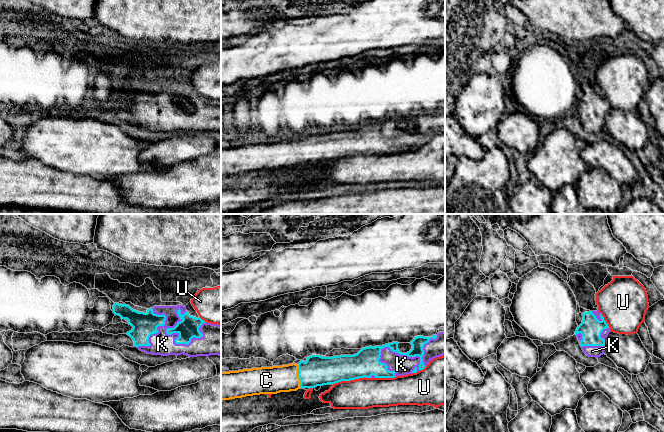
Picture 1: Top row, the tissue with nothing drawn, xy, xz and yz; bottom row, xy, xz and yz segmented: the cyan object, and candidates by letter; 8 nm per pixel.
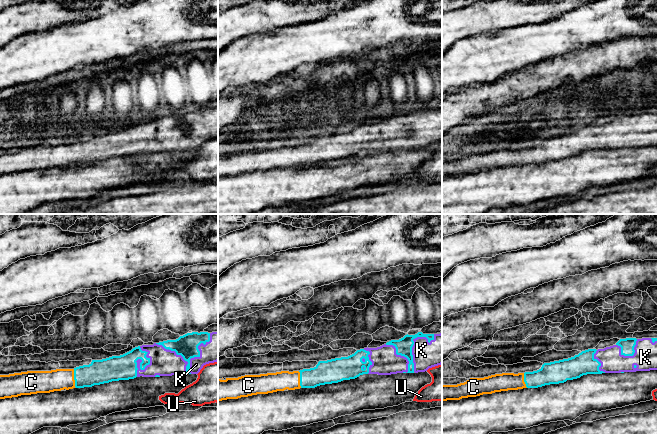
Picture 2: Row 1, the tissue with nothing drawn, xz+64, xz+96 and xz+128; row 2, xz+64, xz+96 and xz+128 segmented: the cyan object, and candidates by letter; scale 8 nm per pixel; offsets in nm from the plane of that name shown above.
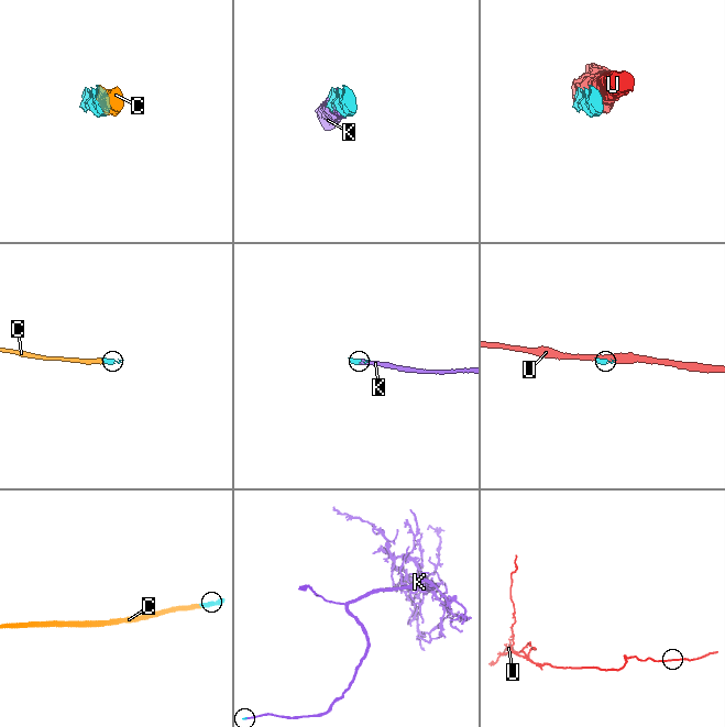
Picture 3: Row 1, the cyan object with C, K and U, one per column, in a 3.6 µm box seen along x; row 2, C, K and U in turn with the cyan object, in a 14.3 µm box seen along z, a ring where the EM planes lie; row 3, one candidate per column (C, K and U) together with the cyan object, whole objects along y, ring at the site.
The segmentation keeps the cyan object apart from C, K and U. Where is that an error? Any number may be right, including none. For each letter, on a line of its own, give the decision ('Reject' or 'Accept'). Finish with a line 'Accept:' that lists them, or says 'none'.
C: Accept
K: Accept
U: Reject
Accept: C, K

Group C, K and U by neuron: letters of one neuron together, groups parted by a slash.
C K / U

